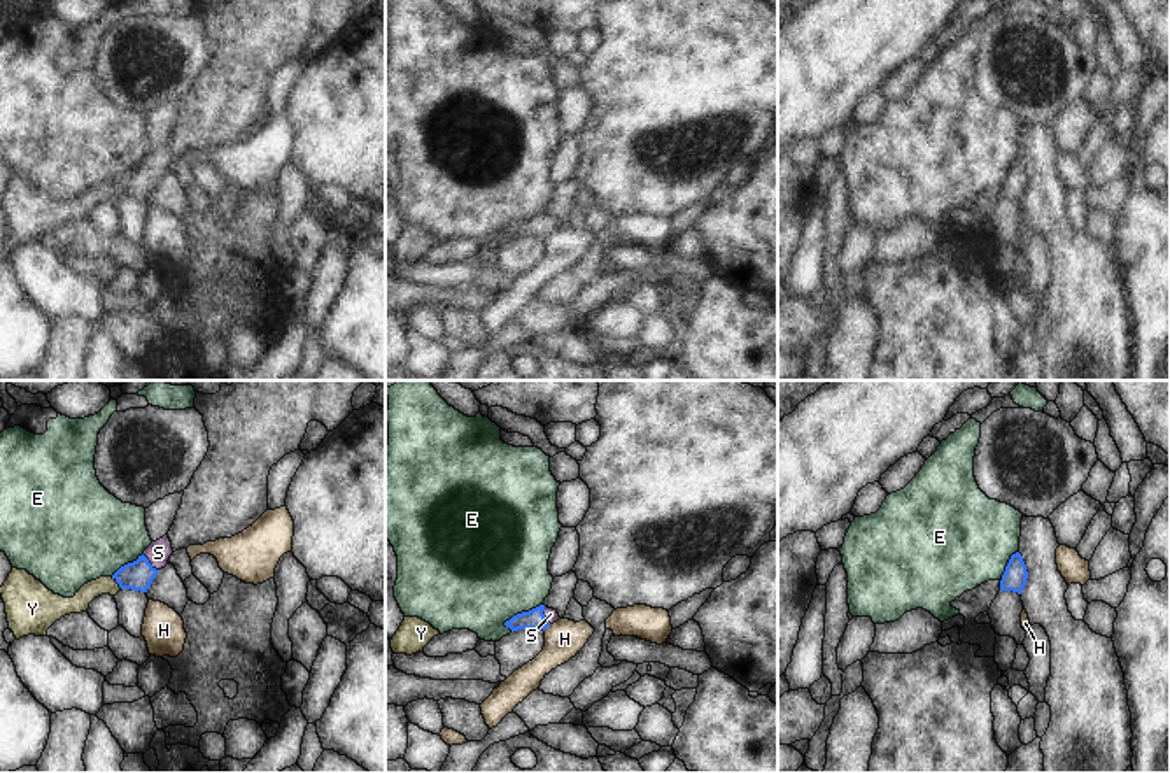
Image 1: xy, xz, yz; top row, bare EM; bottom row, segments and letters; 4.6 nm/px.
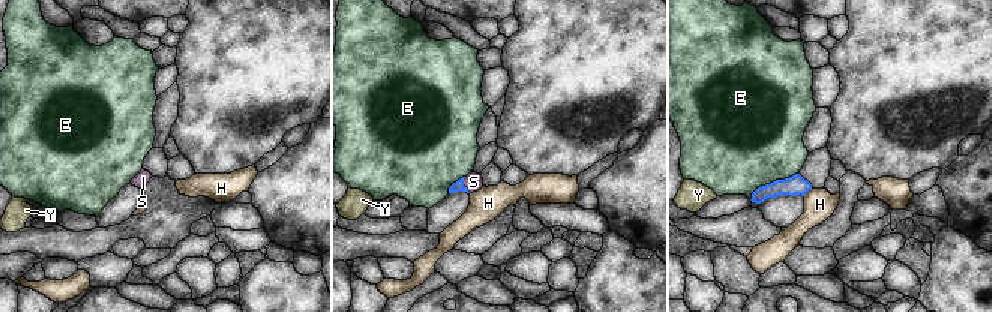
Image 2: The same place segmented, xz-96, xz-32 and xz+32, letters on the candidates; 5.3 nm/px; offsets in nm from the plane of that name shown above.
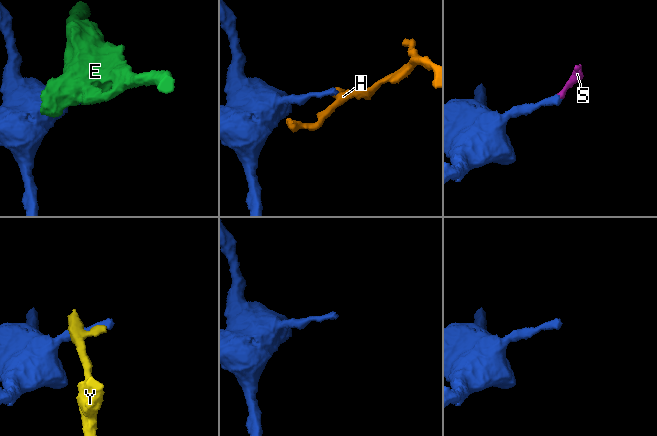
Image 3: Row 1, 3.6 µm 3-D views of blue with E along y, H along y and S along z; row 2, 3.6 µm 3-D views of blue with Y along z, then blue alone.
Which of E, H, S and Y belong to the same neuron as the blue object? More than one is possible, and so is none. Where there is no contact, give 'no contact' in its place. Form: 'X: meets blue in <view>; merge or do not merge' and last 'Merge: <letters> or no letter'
E: meets blue in xz; do not merge
H: meets blue in xz; do not merge
S: meets blue in xy; merge
Y: meets blue in xy; do not merge
Merge: S

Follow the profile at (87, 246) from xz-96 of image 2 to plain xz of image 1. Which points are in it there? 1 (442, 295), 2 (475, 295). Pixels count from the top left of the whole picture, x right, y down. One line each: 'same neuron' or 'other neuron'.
1: same neuron
2: same neuron

